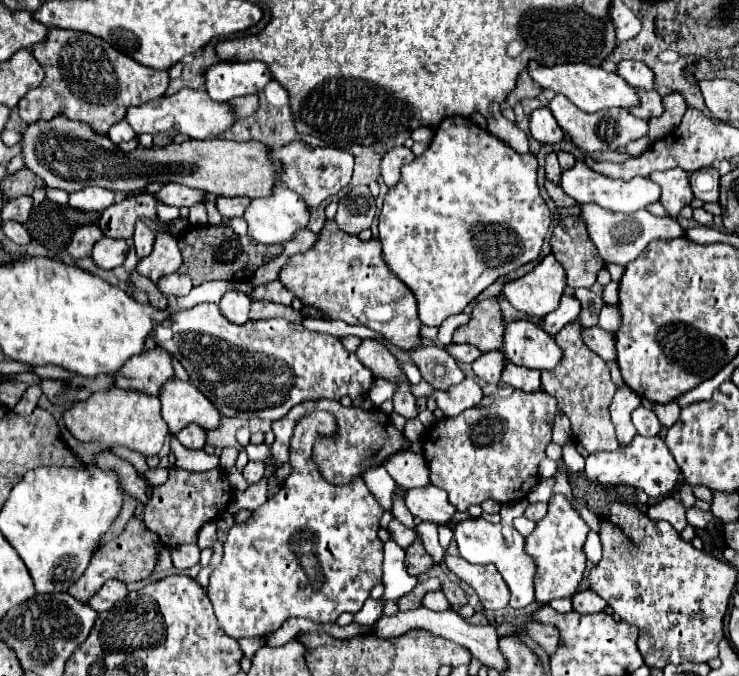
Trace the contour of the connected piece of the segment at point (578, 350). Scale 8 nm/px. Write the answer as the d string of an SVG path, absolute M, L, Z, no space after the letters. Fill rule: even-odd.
M574 321L564 325L564 329L556 333L556 343L562 349L562 359L554 369L542 371L542 389L558 401L558 411L562 411L570 419L576 443L580 443L588 453L612 451L618 447L618 439L610 421L608 405L616 393L616 387L610 379L608 365L600 357L596 357L596 353L584 349L580 331L580 323Z

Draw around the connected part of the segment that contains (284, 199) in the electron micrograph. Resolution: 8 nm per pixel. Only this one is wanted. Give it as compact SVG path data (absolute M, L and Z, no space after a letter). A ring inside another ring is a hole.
M276 185L270 197L254 199L248 205L248 209L244 213L244 219L248 223L248 235L254 241L266 243L266 245L270 245L270 243L282 243L282 241L290 239L298 229L304 229L308 225L308 207L288 187Z

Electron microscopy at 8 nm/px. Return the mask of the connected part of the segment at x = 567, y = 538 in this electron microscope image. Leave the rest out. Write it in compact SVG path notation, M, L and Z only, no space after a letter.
M554 495L552 501L548 503L546 517L536 523L536 529L526 537L526 547L524 547L536 565L534 585L536 585L538 605L544 605L546 601L558 597L572 597L572 593L576 593L576 587L580 585L586 567L582 545L588 531L590 531L588 525L578 517L570 501L562 495Z

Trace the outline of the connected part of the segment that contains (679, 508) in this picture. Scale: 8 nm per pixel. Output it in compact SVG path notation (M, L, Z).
M668 495L668 497L660 499L656 505L652 505L648 509L648 517L656 519L656 521L666 519L670 525L674 525L676 531L680 531L680 529L684 529L688 525L686 507L682 505L682 501L678 497L672 497L672 495Z

